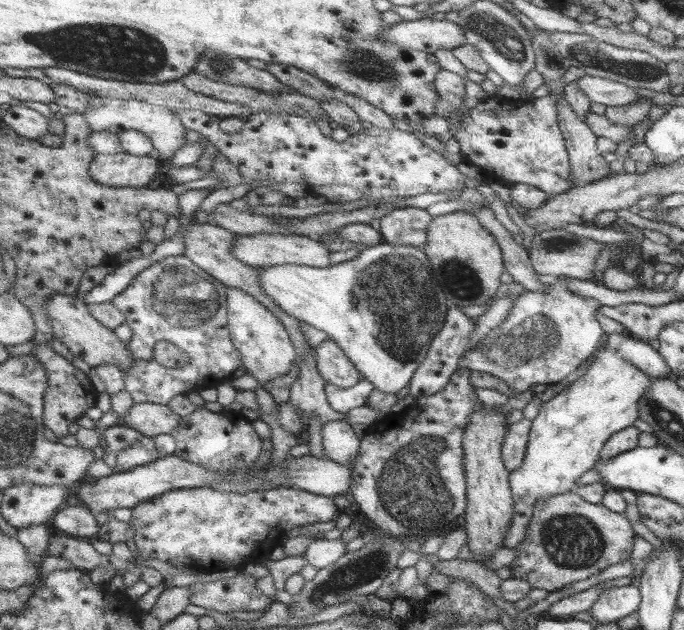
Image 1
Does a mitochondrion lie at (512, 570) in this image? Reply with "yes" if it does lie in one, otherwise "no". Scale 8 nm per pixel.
no

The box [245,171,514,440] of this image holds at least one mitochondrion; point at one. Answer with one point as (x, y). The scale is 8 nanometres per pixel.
(396, 294)

